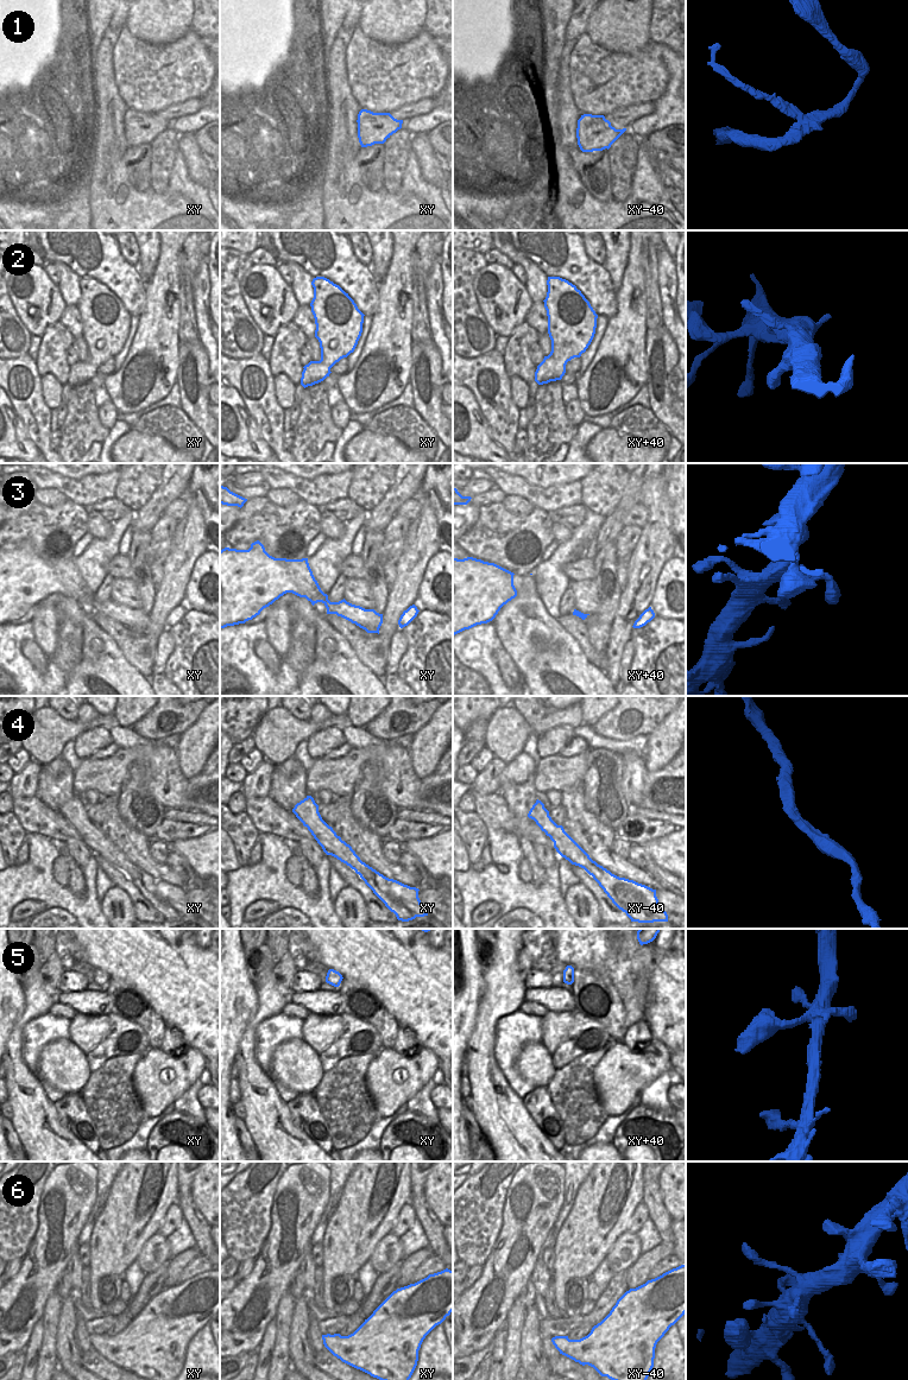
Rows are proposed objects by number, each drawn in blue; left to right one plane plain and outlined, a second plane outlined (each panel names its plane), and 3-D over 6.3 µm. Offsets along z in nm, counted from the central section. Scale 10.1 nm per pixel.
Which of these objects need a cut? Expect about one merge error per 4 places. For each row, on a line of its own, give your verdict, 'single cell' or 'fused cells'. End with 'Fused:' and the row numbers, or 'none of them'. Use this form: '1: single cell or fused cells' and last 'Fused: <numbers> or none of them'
1: fused cells
2: single cell
3: single cell
4: single cell
5: single cell
6: single cell
Fused: 1

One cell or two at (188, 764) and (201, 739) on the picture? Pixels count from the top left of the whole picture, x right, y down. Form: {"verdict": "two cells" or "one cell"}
{"verdict": "one cell"}

